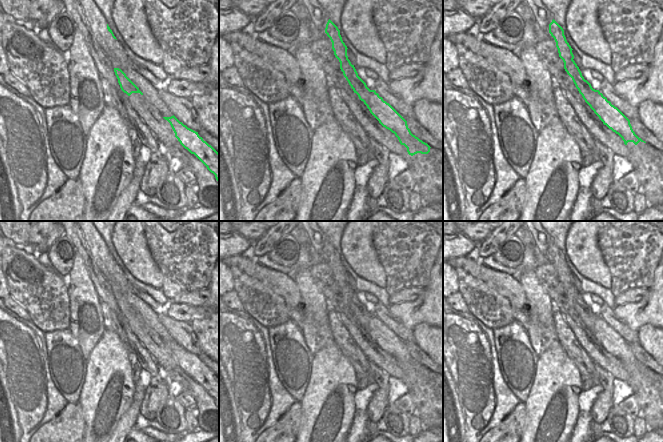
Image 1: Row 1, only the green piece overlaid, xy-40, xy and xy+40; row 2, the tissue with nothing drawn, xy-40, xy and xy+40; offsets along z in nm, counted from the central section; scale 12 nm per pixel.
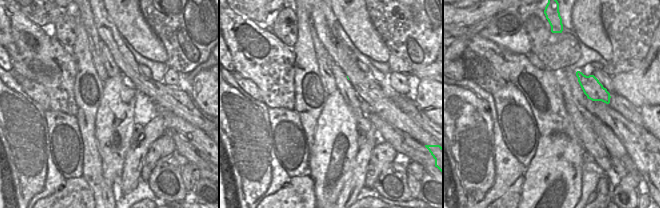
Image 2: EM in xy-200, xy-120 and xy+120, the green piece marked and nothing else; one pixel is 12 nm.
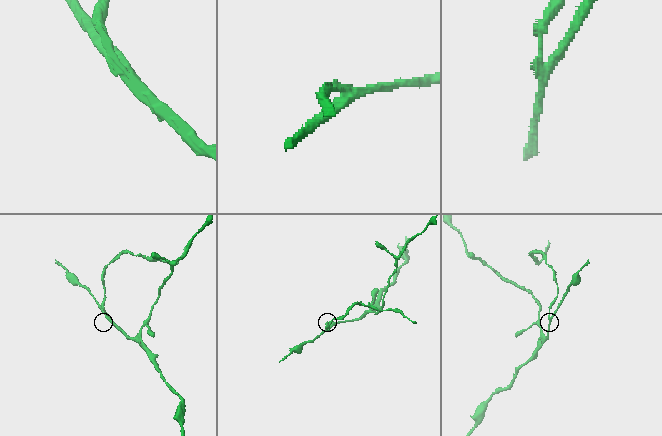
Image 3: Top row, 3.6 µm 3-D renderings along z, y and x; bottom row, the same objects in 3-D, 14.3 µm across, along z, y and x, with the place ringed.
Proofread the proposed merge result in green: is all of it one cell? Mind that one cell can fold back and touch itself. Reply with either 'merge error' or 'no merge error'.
merge error

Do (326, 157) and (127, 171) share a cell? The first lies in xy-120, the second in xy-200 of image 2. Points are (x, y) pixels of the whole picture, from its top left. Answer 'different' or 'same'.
different

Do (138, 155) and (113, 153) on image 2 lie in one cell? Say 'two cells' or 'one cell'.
two cells

